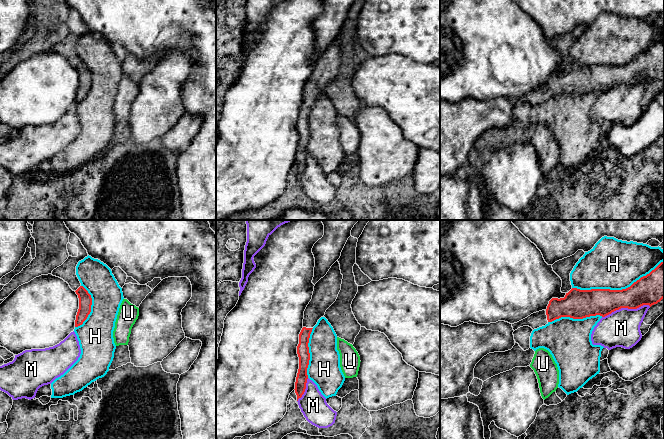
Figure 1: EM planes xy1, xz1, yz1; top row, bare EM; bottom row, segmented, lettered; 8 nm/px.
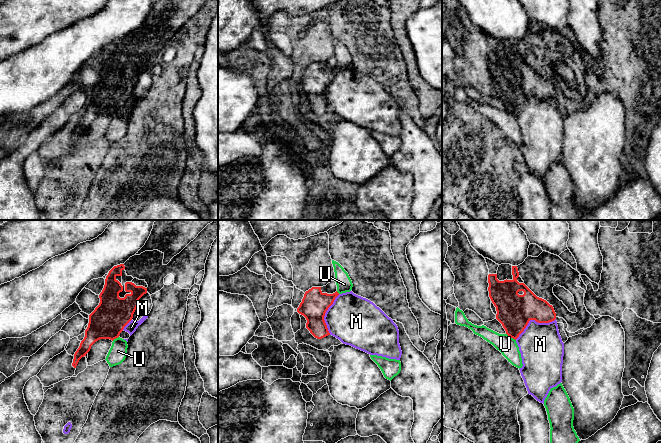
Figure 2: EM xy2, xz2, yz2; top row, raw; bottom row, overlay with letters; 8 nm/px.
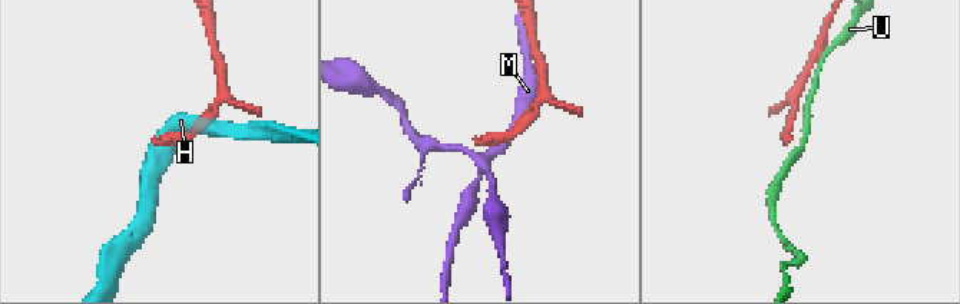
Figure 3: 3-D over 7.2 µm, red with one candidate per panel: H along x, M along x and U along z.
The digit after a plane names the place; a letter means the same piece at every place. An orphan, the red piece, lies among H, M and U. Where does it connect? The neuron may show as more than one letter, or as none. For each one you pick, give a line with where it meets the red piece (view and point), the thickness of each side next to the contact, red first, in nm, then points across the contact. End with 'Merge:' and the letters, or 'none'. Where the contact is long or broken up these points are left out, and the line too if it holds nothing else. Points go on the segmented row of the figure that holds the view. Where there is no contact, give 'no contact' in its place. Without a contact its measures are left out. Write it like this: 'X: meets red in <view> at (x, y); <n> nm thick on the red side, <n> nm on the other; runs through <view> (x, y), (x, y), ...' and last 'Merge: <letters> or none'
Merge: none

